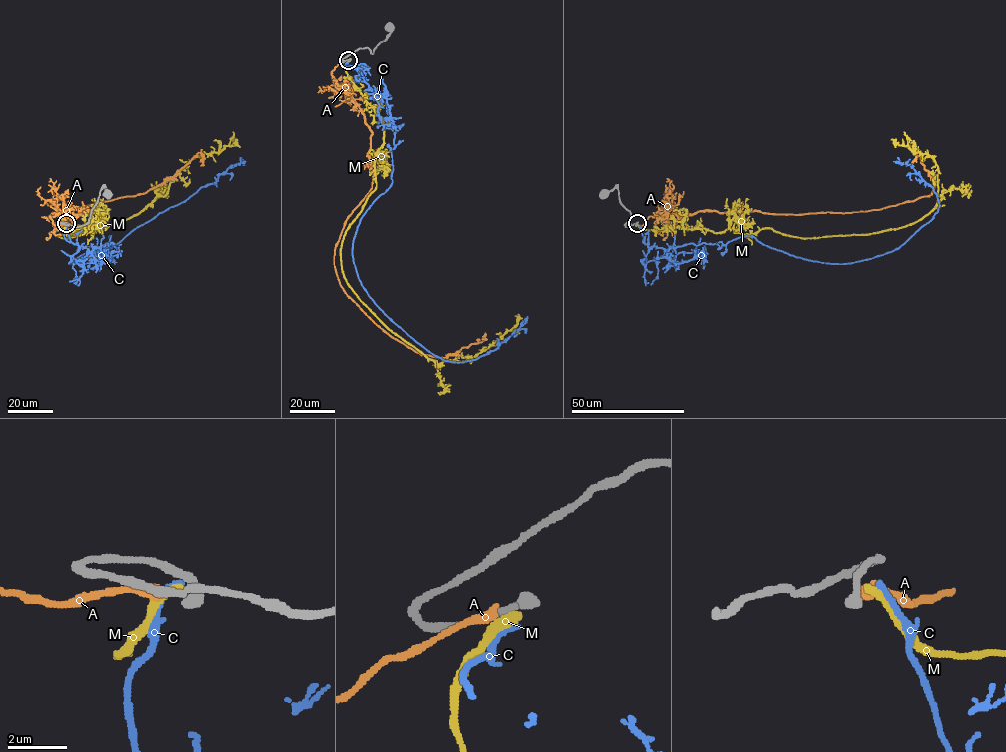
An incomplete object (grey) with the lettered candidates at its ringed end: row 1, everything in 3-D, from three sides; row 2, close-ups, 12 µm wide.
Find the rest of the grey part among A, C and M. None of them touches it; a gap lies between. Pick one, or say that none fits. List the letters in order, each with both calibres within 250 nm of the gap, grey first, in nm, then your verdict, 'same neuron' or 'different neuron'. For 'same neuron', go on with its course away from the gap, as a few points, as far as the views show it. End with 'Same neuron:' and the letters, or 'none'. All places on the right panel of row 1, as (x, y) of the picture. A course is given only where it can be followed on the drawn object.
A: 240 nm thick on the grey side, 380 nm on the other; same neuron; it runs (637, 224), (652, 216), (733, 208), (796, 214), (878, 210), (932, 193), (934, 181), (919, 153), (913, 166)
C: 240 nm thick on the grey side, 240 nm on the other; different neuron
M: 240 nm thick on the grey side, 380 nm on the other; different neuron
Same neuron: A

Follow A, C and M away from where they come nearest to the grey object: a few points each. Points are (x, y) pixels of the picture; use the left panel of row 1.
A: (66, 224), (55, 226), (49, 217), (88, 213), (51, 213), (146, 193), (198, 153), (200, 166)
C: (67, 224), (65, 238), (89, 252), (114, 244), (110, 236), (108, 244), (71, 264), (112, 247), (245, 161)
M: (67, 224), (63, 230), (102, 232), (59, 237), (136, 215), (164, 196), (194, 158), (236, 139)

